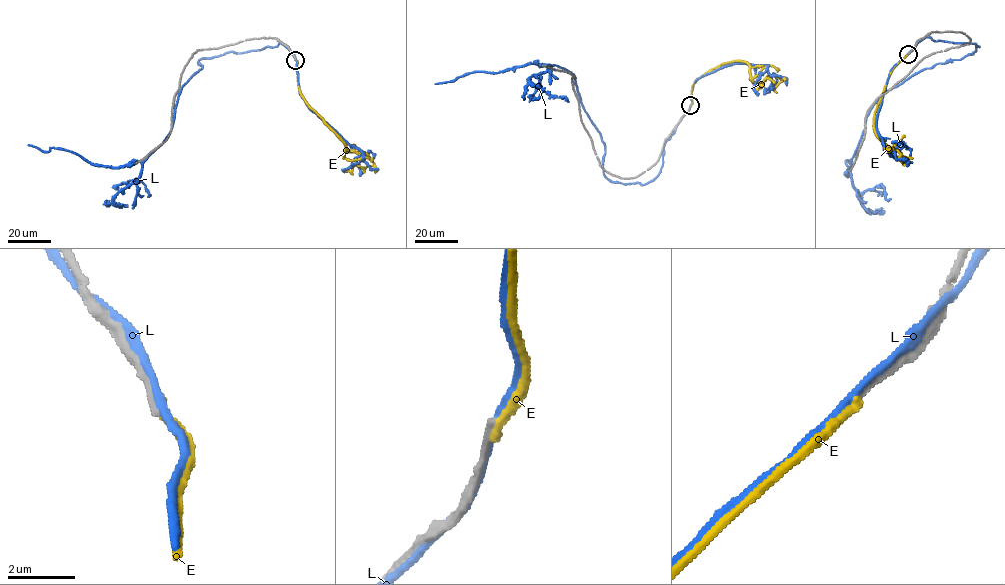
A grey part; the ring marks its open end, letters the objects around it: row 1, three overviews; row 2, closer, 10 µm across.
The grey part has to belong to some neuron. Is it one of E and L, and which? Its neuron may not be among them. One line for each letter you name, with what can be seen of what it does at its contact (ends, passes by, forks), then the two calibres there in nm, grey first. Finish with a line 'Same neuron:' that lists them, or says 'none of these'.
Same neuron: none of these

